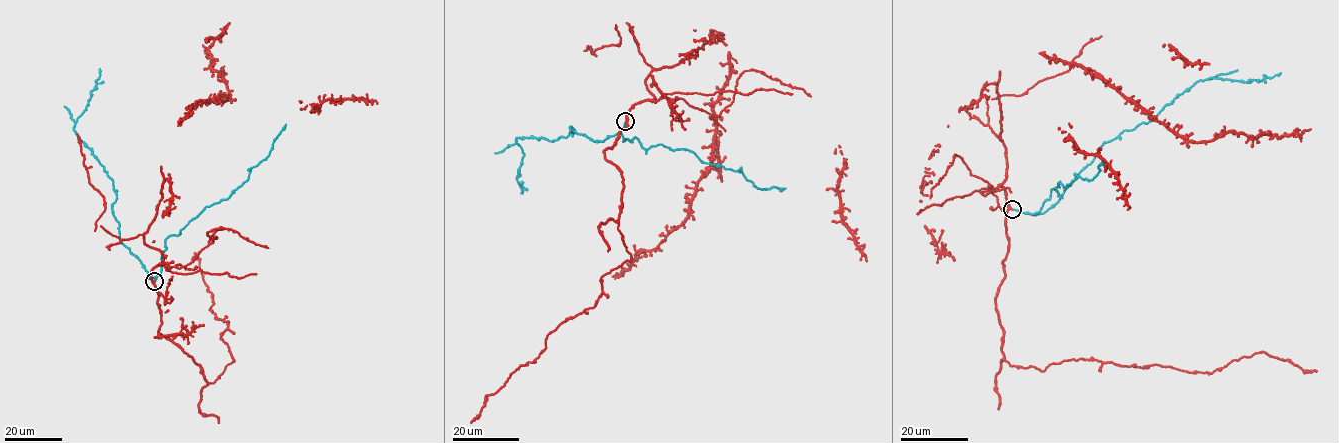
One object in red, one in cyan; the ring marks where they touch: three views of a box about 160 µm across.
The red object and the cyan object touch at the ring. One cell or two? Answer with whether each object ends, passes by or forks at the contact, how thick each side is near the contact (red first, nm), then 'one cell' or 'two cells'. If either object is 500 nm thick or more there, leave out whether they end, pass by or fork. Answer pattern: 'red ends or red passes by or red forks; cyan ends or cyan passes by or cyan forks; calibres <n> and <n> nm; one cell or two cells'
red ends; cyan ends; calibres 280 and 170 nm; one cell

